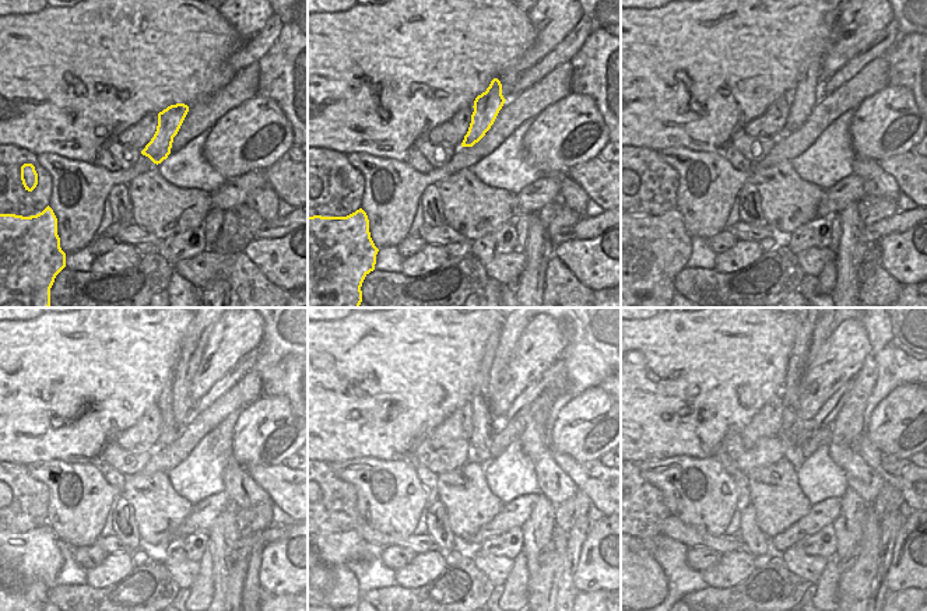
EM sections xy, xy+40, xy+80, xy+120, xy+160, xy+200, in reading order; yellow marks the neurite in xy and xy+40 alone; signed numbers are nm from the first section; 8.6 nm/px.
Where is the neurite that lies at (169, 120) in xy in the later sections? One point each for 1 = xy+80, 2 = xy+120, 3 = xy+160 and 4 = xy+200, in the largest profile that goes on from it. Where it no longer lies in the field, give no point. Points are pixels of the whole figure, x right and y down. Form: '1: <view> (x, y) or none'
1: xy+80 (807, 94)
2: xy+120 (195, 340)
3: xy+160 (509, 336)
4: xy+200 (820, 336)

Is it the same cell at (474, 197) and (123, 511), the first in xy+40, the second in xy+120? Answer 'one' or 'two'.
two

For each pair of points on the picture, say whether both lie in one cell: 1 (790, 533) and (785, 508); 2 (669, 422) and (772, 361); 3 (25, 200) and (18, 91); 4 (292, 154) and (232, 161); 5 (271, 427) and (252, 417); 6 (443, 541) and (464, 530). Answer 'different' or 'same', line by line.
1: different
2: same
3: different
4: different
5: same
6: different

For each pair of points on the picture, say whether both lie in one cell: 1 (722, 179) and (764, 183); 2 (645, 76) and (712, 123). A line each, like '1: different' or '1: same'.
1: different
2: same

